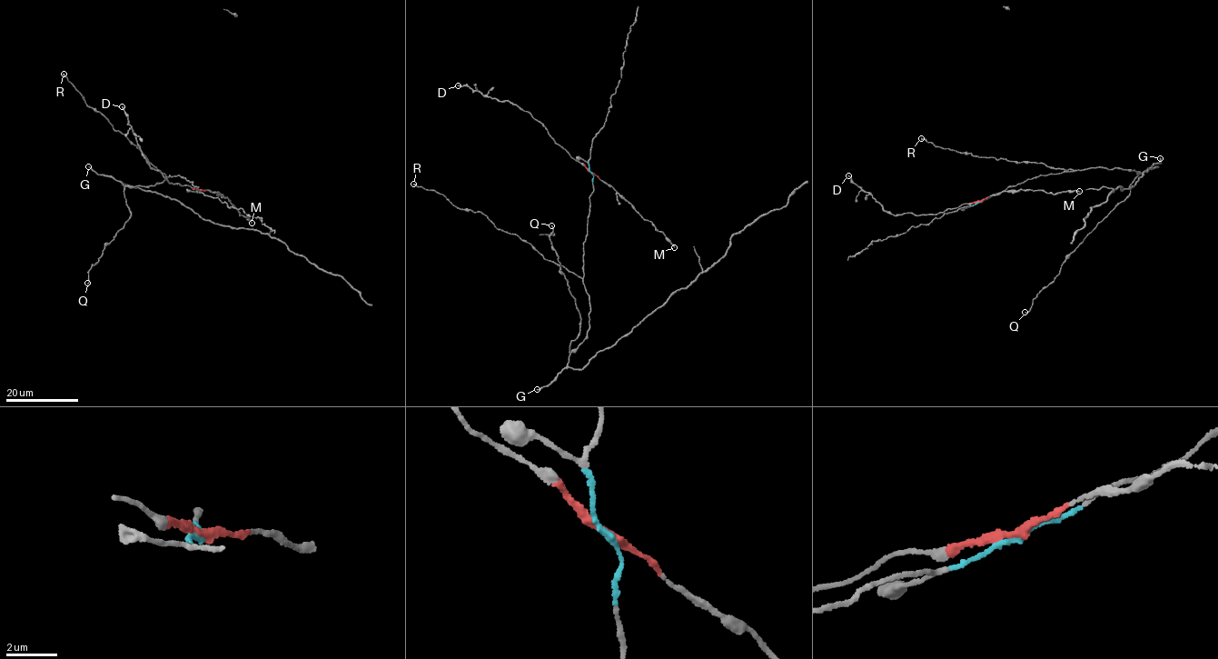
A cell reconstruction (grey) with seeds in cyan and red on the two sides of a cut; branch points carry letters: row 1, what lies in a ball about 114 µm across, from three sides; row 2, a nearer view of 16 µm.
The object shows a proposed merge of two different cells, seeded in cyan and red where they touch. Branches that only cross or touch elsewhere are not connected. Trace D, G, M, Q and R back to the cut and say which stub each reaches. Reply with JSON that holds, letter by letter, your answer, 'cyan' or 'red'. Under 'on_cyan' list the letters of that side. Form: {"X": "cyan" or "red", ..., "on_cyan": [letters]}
{"D": "red", "G": "cyan", "M": "red", "Q": "cyan", "R": "cyan", "on_cyan": ["G", "Q", "R"]}

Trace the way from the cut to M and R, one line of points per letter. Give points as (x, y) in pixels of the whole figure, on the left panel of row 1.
M: (199, 190), (222, 194), (240, 214), (252, 223)
R: (199, 190), (185, 178), (168, 177), (153, 167), (100, 113), (88, 106), (63, 74)

